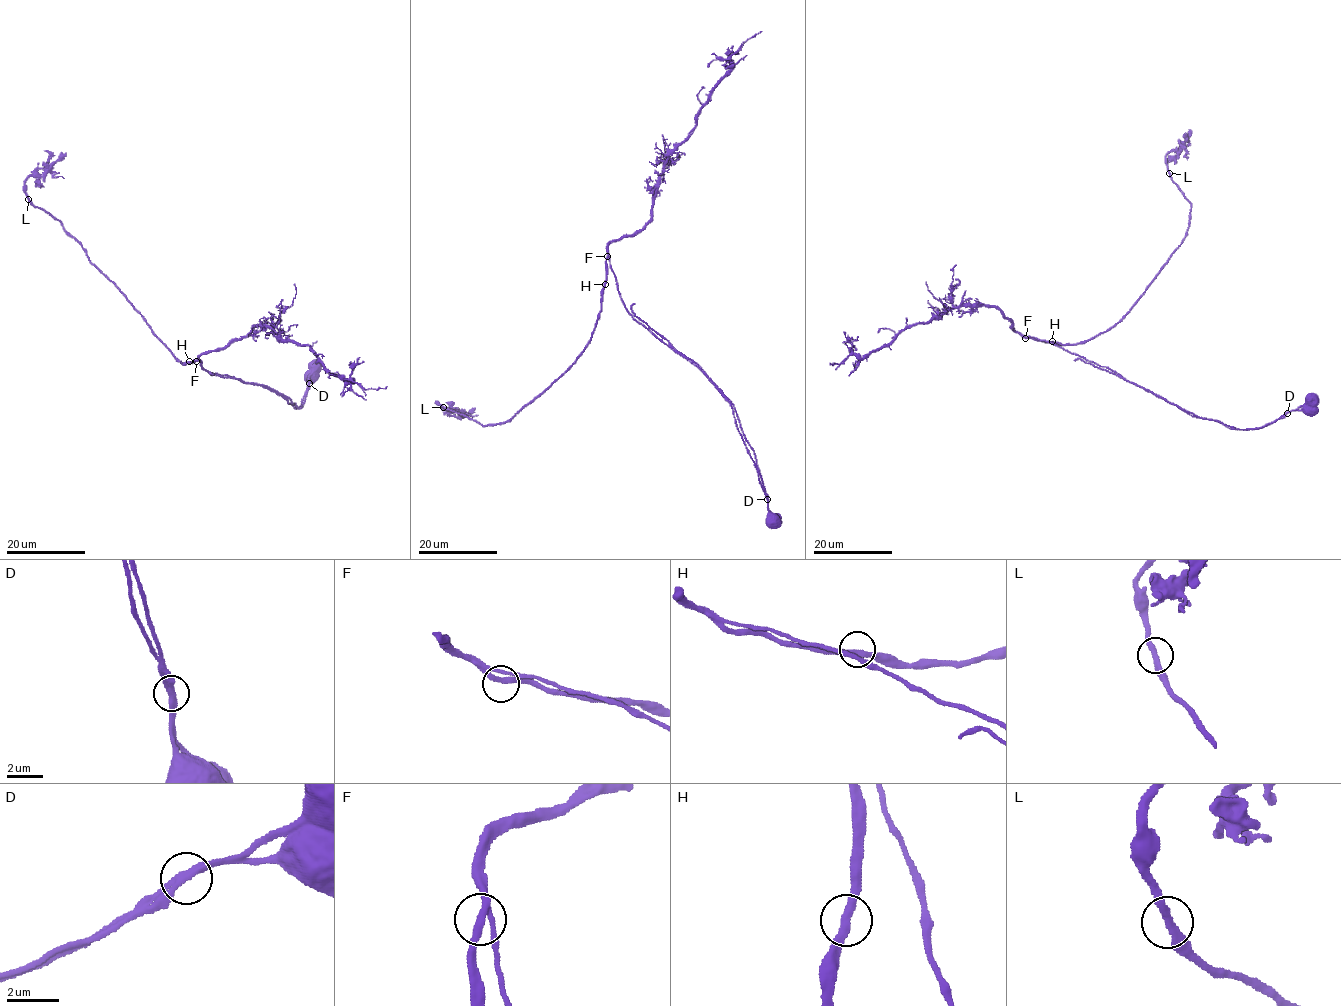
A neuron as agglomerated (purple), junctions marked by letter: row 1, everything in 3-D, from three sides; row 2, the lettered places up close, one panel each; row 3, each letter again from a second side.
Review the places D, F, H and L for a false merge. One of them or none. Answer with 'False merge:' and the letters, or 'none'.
False merge: D

